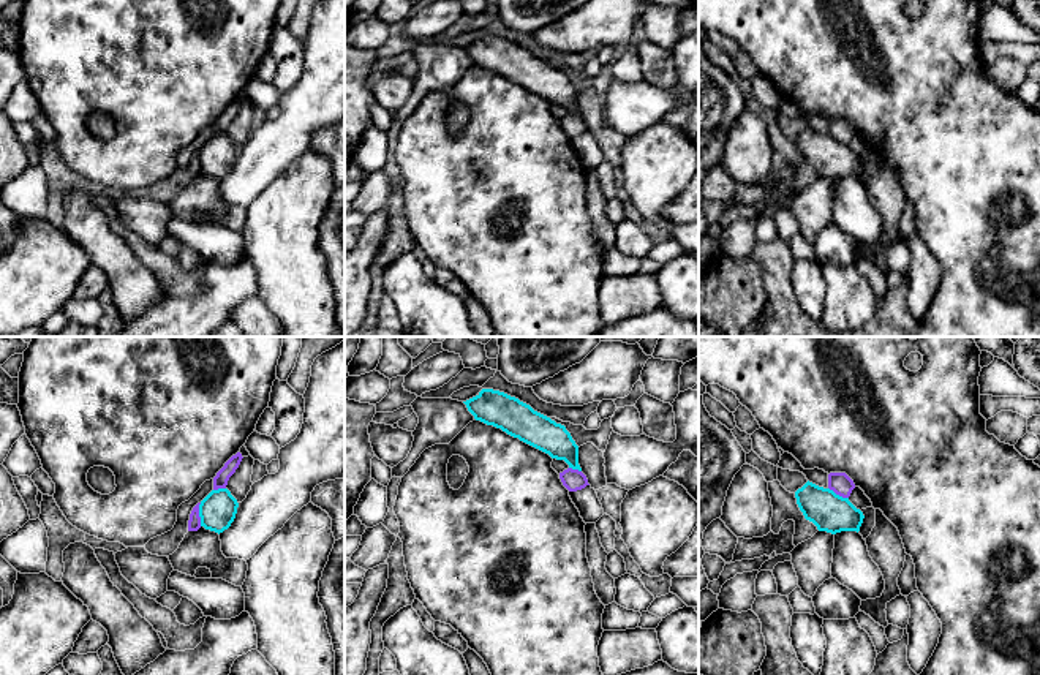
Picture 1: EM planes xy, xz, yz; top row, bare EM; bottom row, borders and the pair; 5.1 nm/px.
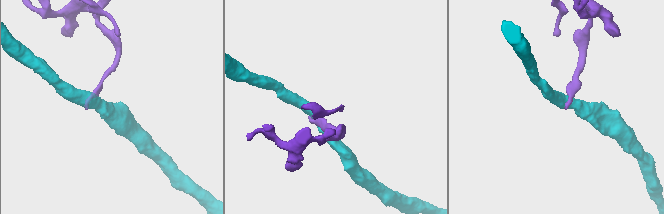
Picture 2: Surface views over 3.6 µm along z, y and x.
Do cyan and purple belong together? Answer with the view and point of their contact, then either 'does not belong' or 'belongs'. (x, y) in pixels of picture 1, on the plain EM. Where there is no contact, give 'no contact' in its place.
xy (199, 160) | does not belong

